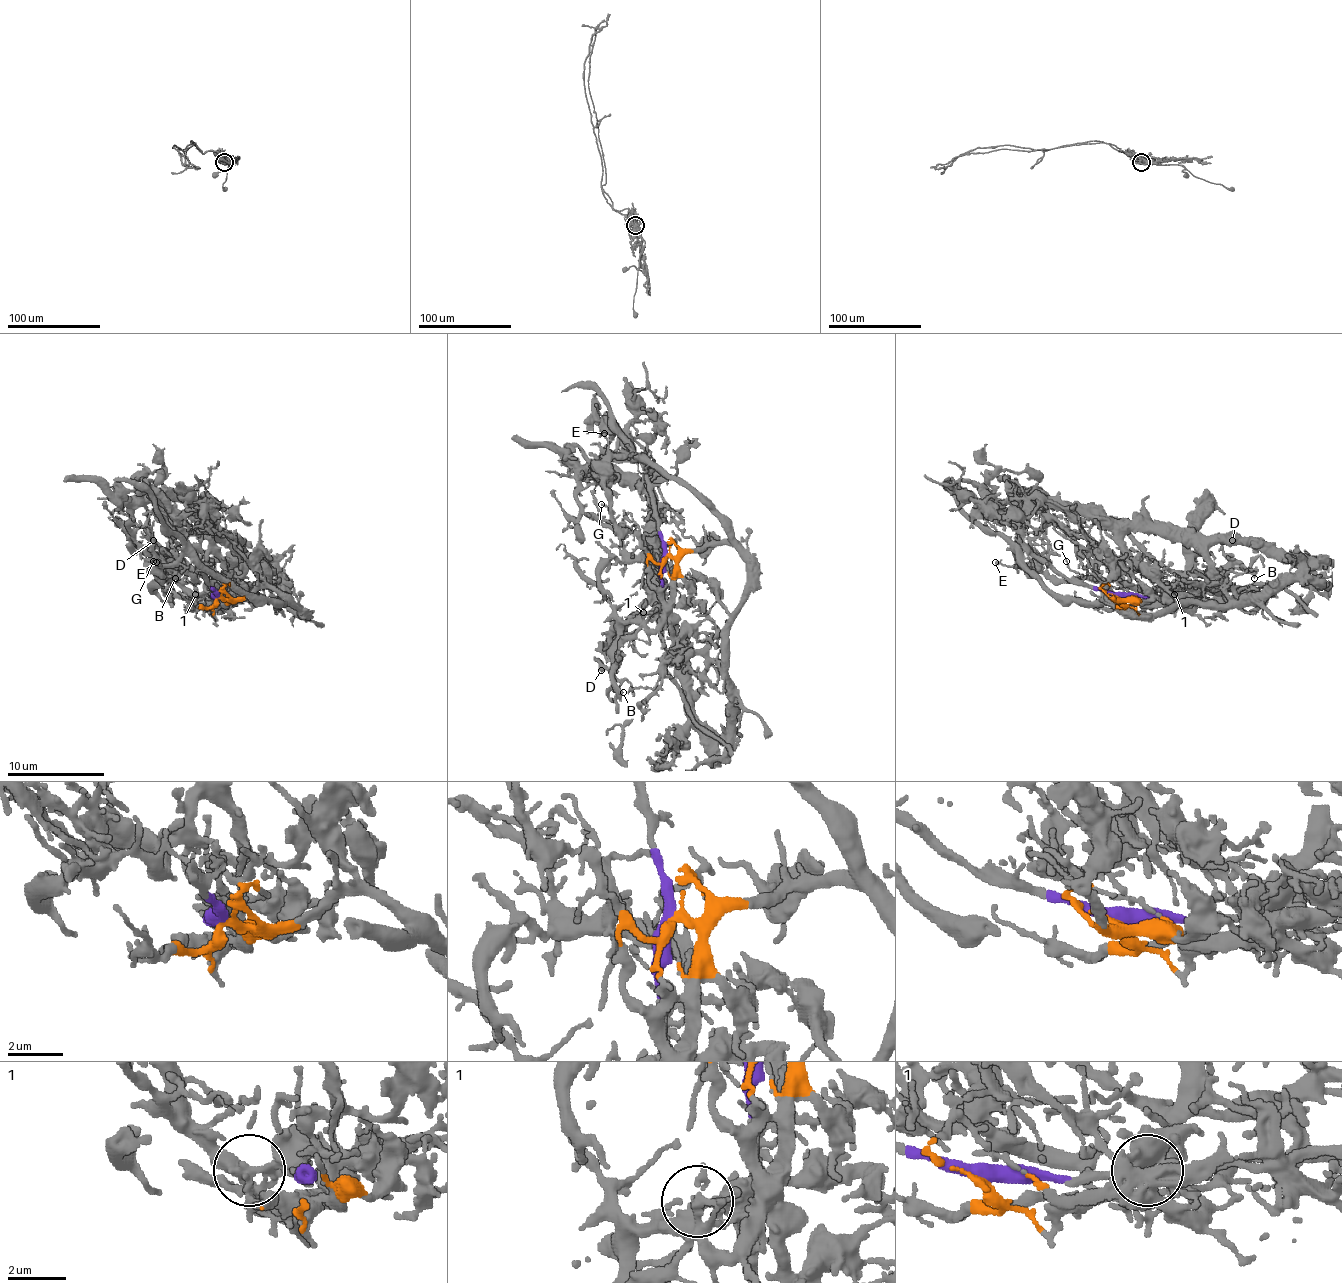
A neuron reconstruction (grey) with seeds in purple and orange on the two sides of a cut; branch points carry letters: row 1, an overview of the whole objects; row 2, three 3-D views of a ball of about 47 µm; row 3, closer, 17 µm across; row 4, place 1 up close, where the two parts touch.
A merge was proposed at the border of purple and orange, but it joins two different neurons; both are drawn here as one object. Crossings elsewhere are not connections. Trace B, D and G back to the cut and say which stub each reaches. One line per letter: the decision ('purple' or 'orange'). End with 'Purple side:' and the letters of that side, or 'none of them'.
B: purple
D: purple
G: orange
Purple side: B, D

